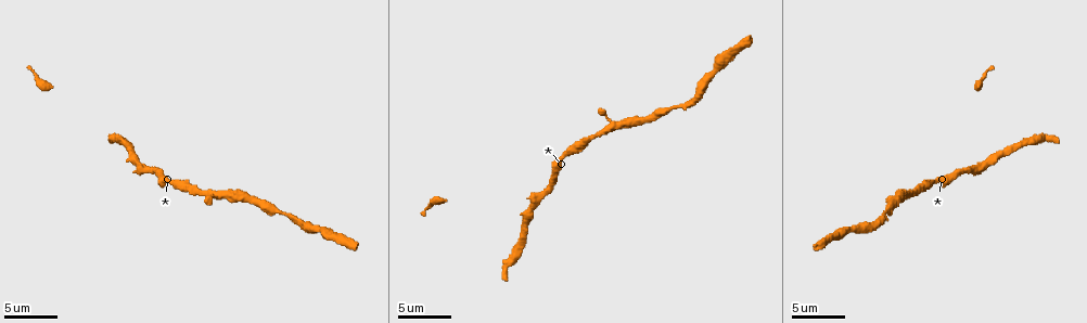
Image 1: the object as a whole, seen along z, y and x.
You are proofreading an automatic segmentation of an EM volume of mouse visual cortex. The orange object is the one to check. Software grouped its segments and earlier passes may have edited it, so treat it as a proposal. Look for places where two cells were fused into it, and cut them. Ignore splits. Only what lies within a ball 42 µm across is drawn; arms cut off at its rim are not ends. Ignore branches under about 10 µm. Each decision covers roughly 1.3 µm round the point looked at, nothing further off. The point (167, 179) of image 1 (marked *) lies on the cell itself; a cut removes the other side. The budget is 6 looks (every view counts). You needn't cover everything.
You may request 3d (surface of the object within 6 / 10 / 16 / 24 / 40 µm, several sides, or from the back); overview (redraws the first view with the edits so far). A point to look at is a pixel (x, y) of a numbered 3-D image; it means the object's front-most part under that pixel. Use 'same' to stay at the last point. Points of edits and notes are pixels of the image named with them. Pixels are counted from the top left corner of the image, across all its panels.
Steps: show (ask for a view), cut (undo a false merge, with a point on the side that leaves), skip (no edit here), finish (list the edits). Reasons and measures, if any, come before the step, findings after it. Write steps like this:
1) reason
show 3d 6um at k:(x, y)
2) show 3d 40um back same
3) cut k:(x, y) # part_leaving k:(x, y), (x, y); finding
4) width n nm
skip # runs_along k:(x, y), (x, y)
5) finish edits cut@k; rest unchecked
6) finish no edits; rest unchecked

calibre changes
show 3d 10um at 1:(662, 113)

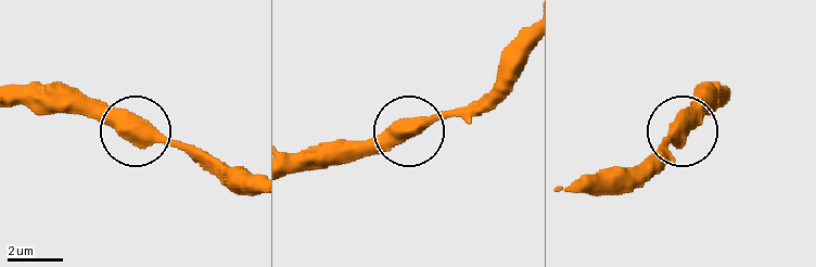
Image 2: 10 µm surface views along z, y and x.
width 550 nm
skip # runs_along 2:(293, 173), (384, 150), (405, 134), (461, 114), (480, 98); one cell here

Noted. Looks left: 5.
calibre changes
show 3d 10um at 1:(855, 228)

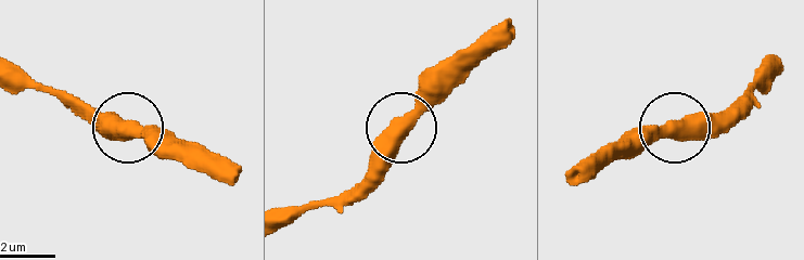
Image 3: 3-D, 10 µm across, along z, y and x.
other side
show 3d 10um back at 3:(123, 123)

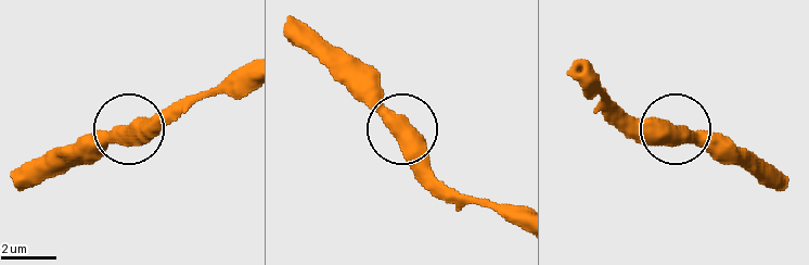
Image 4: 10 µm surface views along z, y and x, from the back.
skip # runs_along 4:(574, 72), (600, 98), (634, 116), (723, 139); one cell here

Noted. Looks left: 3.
narrows sharply
show 3d 16um at 1:(524, 230)

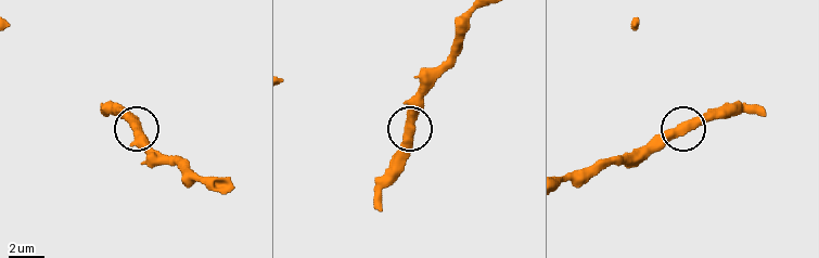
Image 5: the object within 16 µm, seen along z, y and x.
width 450 nm
skip # runs_along 5:(470, 23), (455, 61), (423, 100), (407, 147), (393, 164); continuous, no second cell

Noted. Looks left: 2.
finish no edits; rest unchecked

